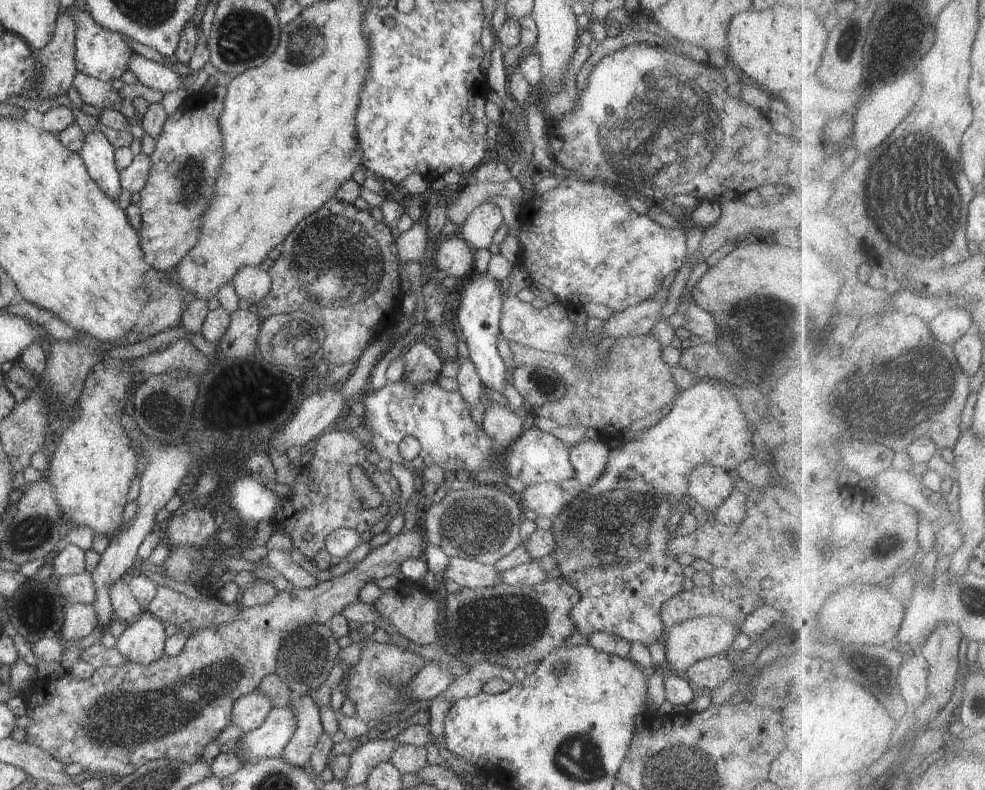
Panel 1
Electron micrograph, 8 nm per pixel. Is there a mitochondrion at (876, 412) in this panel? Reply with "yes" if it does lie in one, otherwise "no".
yes

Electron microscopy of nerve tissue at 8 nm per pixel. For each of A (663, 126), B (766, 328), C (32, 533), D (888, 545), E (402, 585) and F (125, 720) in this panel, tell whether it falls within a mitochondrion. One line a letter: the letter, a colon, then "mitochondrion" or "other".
A: mitochondrion
B: mitochondrion
C: mitochondrion
D: mitochondrion
E: other
F: mitochondrion

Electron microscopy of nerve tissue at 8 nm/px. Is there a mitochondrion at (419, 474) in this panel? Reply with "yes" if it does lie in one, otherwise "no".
no

